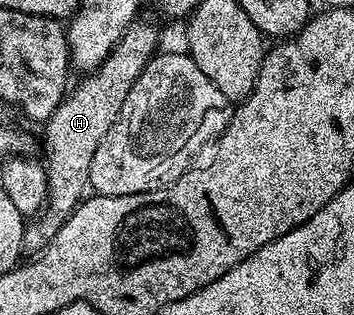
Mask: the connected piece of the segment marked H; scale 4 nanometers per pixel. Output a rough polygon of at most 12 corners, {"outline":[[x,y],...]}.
{"outline":[[136,20],[44,123],[46,205],[40,252],[90,185],[92,156],[158,50]]}

